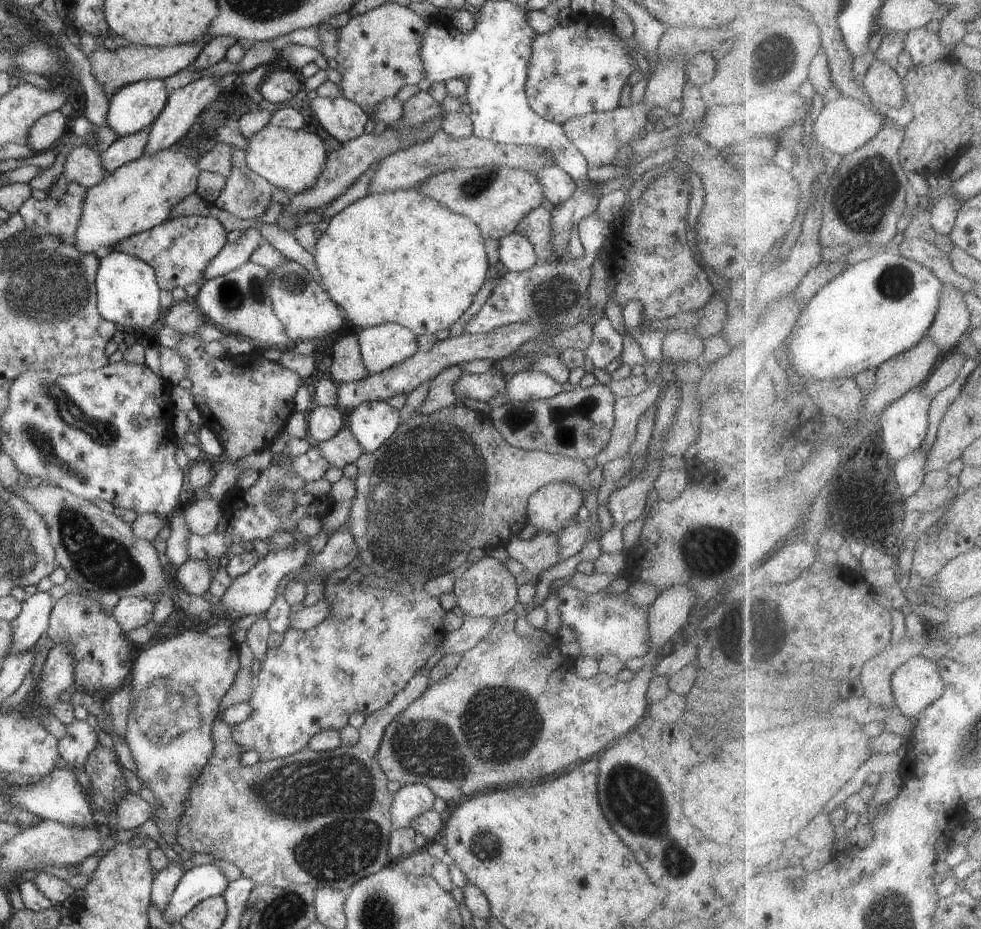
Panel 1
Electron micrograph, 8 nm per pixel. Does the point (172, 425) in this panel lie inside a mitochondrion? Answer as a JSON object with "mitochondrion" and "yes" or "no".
{"mitochondrion":"no"}

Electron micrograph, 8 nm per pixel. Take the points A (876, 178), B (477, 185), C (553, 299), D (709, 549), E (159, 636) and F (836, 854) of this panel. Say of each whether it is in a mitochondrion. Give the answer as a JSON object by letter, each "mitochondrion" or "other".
{"A":"mitochondrion","B":"mitochondrion","C":"mitochondrion","D":"mitochondrion","E":"other","F":"other"}

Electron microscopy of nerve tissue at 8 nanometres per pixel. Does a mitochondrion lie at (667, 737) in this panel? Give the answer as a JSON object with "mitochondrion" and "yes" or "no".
{"mitochondrion":"no"}

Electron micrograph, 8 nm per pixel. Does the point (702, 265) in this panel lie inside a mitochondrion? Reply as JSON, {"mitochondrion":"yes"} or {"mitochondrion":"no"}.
{"mitochondrion":"no"}

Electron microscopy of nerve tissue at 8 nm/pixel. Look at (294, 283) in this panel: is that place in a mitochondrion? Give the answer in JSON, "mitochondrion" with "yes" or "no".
{"mitochondrion":"yes"}

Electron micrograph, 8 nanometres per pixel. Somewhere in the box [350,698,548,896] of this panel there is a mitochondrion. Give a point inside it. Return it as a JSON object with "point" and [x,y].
{"point":[486,846]}

